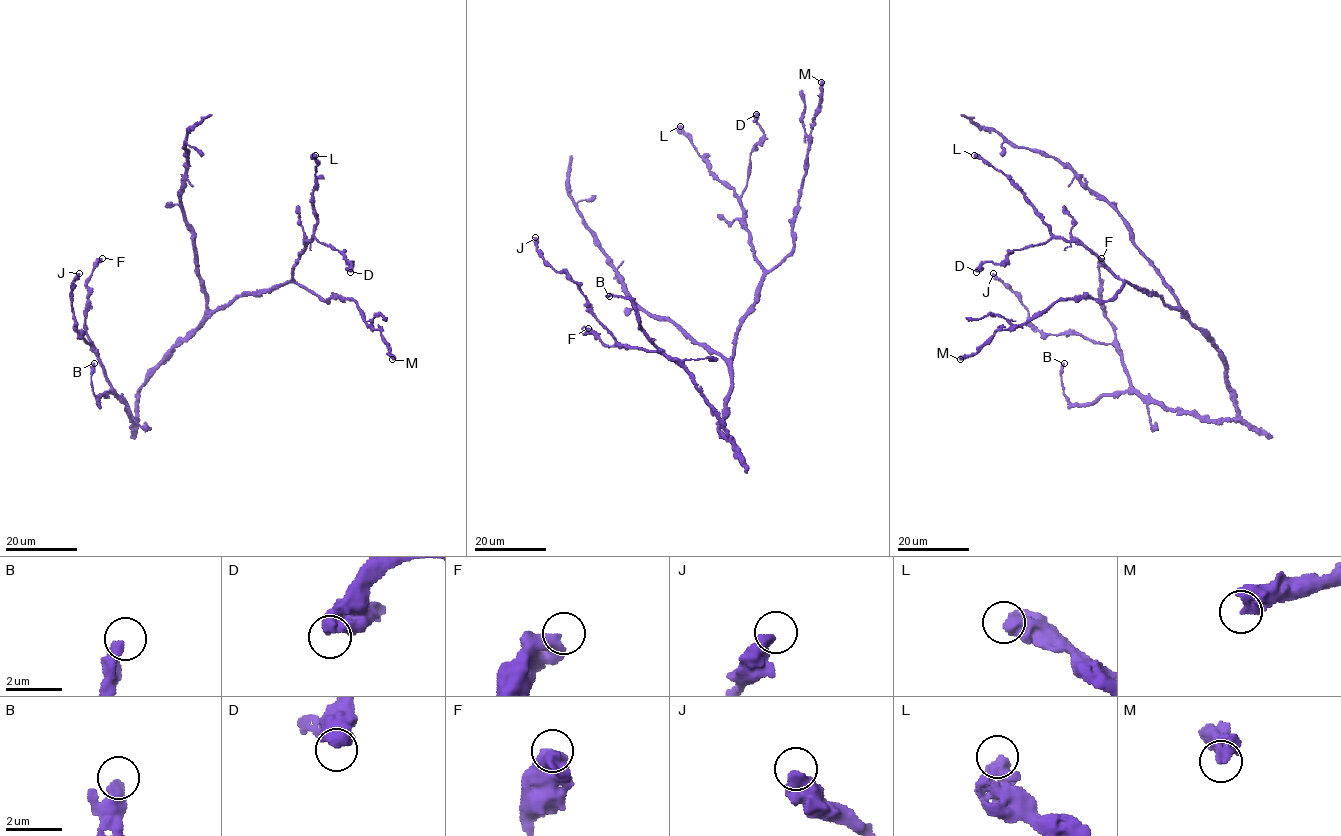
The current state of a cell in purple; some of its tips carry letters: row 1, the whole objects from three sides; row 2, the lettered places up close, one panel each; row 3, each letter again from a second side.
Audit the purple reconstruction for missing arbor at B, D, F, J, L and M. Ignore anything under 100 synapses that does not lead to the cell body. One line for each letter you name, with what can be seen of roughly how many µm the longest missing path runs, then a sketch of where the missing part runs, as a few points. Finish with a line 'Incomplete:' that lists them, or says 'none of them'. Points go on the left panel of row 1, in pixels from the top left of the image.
Incomplete: none of them

